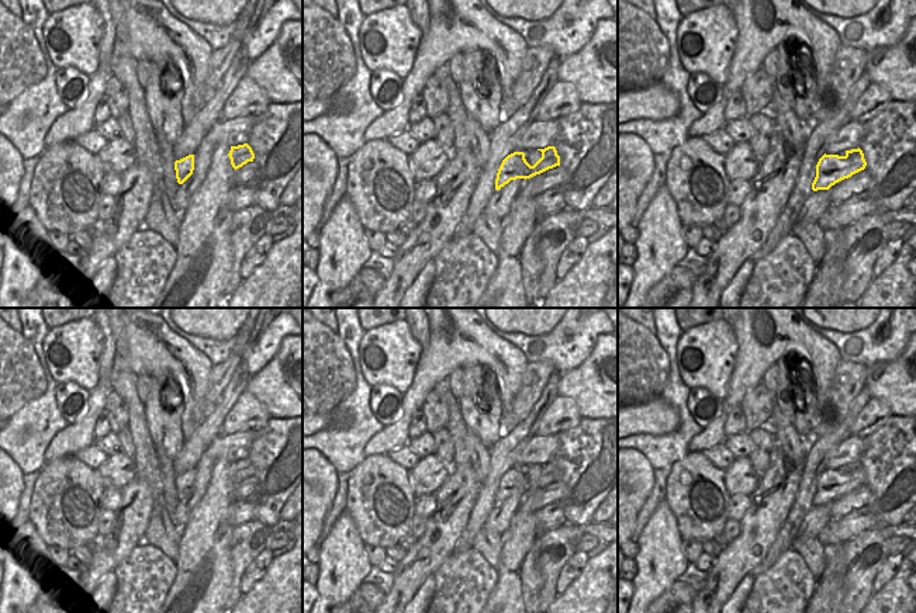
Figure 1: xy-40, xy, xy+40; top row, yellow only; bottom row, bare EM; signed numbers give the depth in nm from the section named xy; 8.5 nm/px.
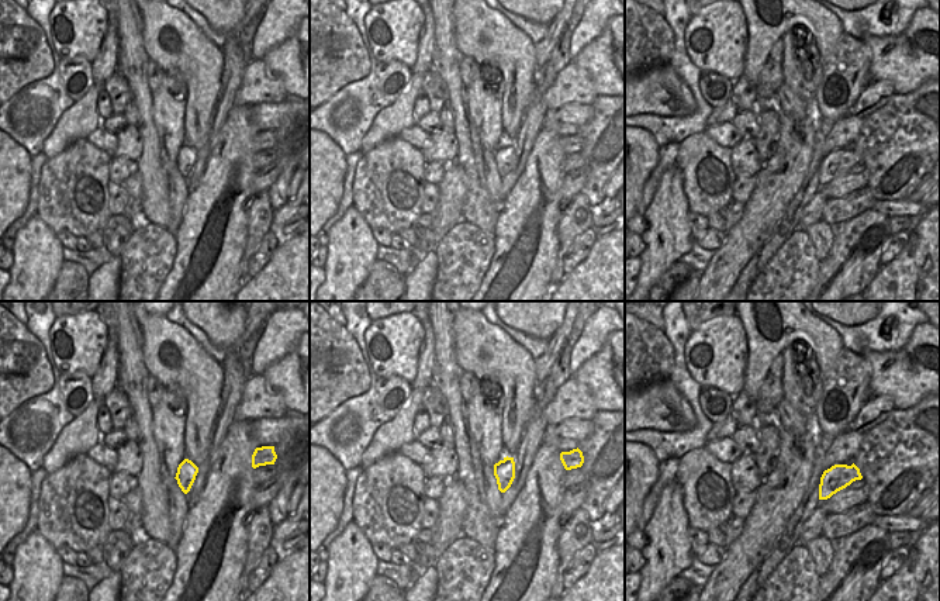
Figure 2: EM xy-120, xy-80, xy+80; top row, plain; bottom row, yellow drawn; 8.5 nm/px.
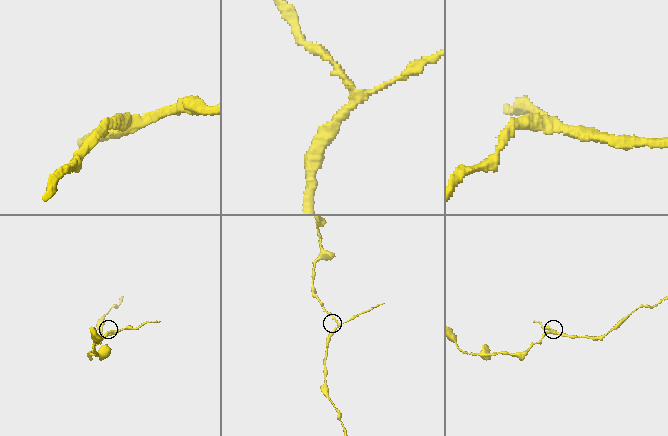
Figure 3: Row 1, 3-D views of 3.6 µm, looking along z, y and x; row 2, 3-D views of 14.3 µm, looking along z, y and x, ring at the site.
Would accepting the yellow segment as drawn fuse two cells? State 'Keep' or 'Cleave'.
Keep.

